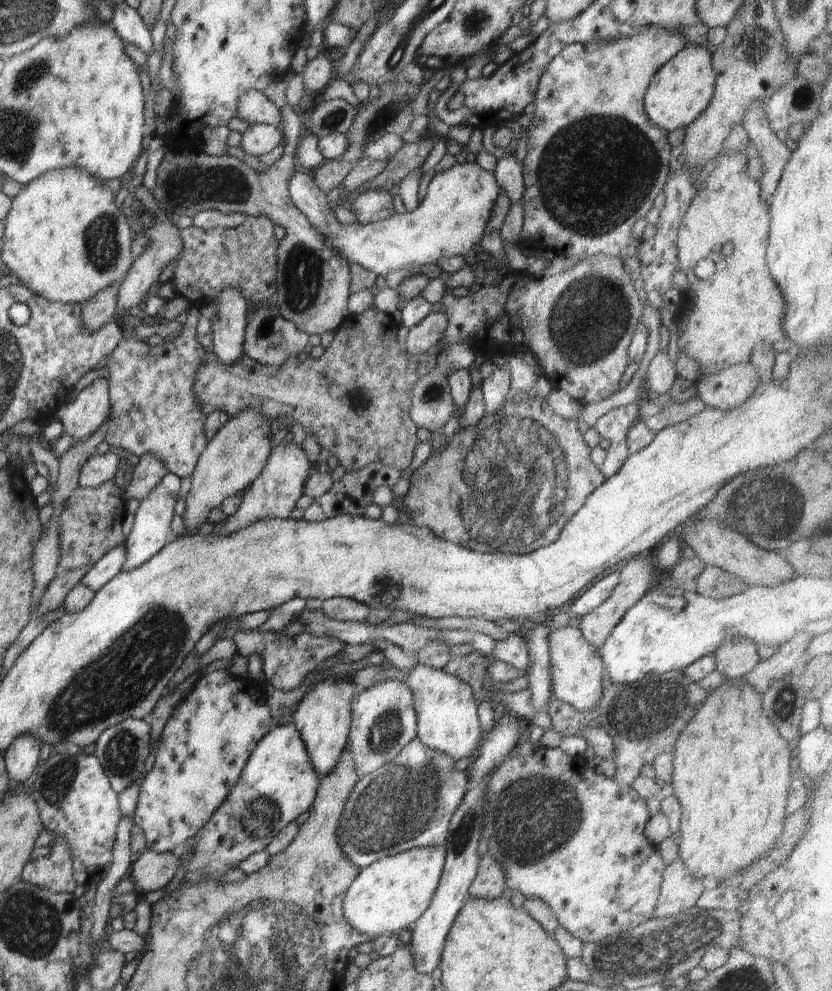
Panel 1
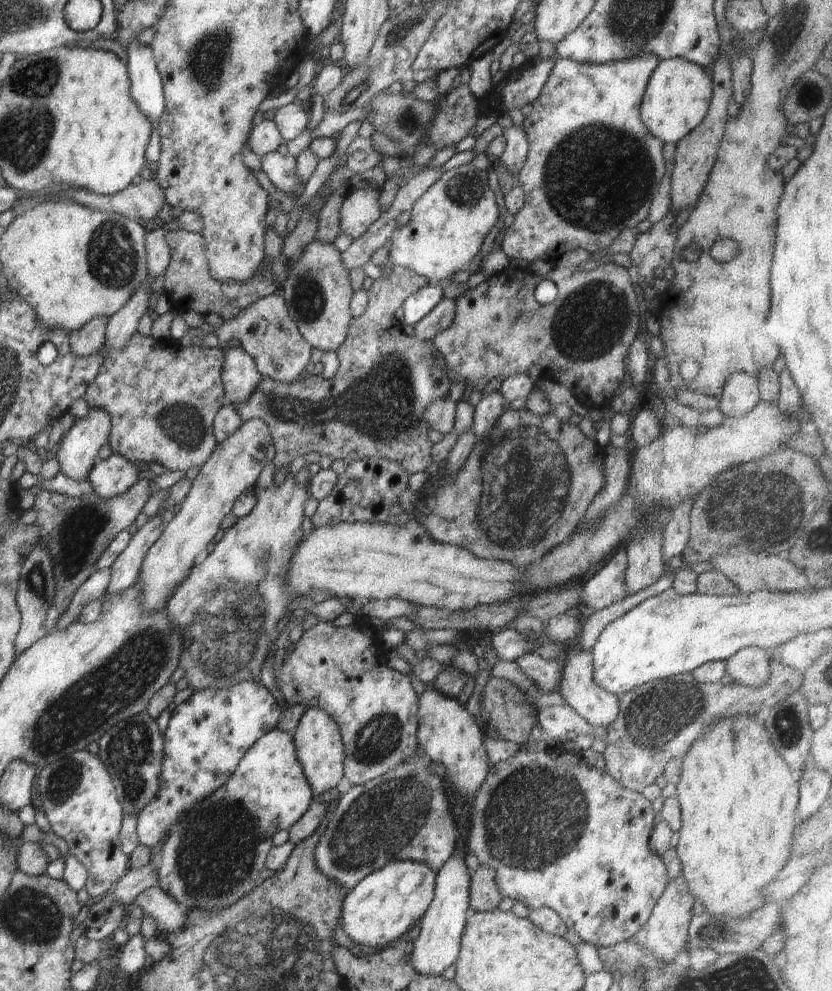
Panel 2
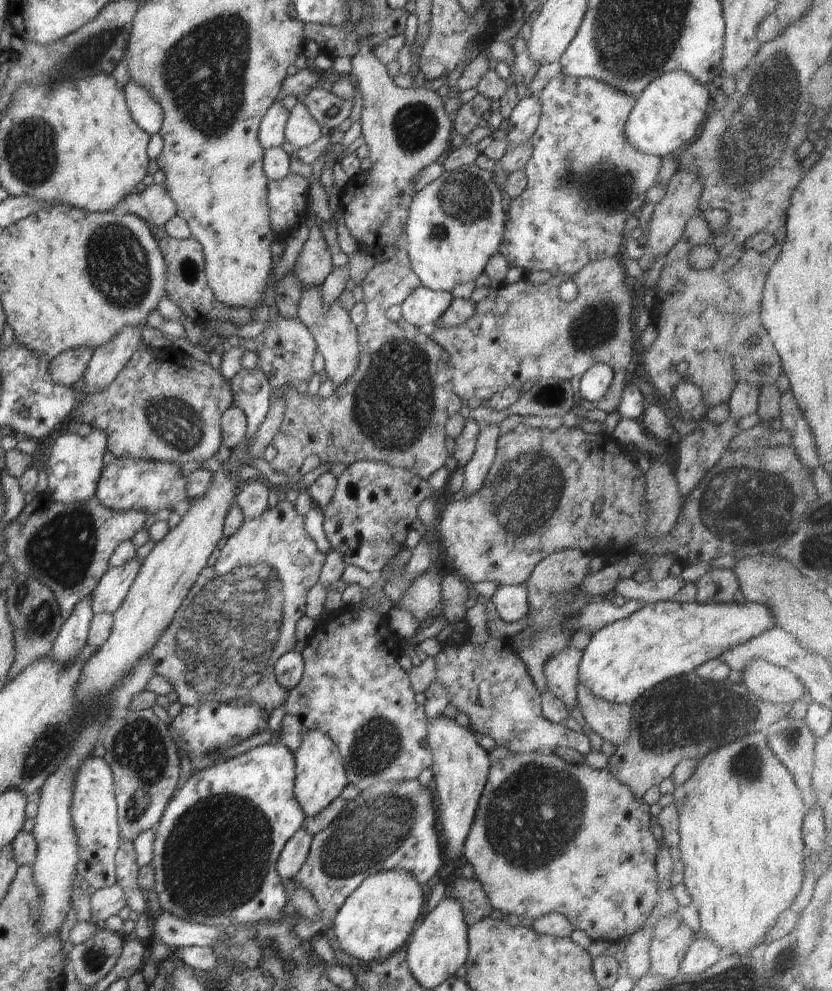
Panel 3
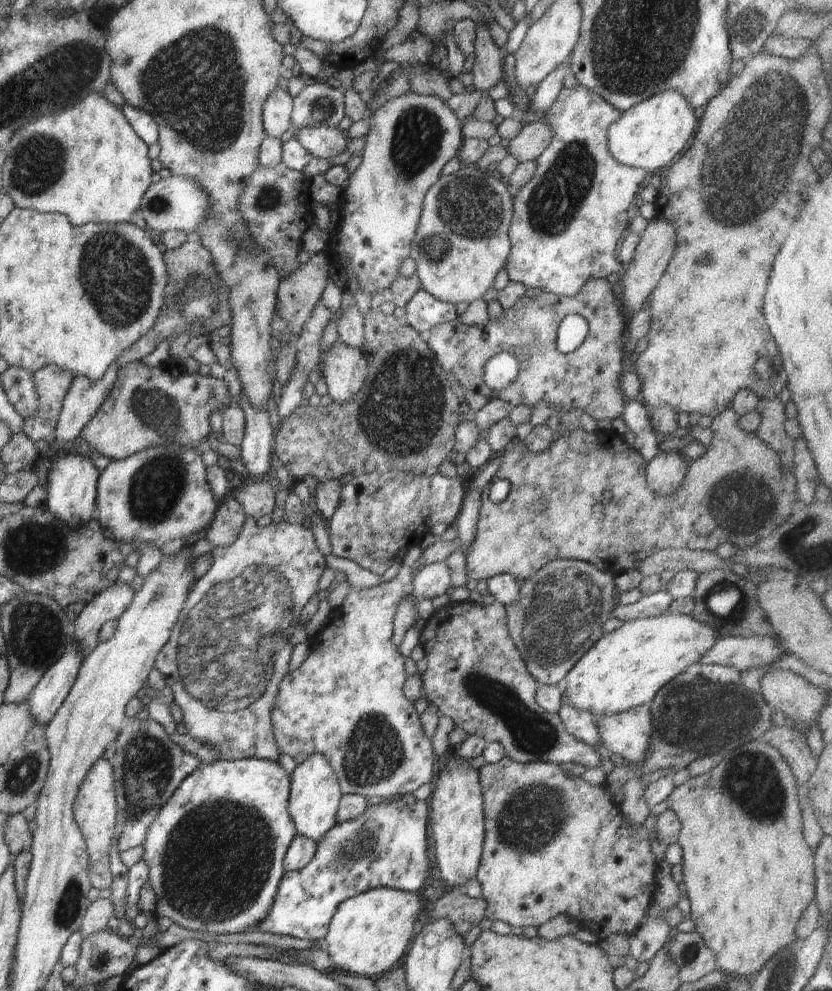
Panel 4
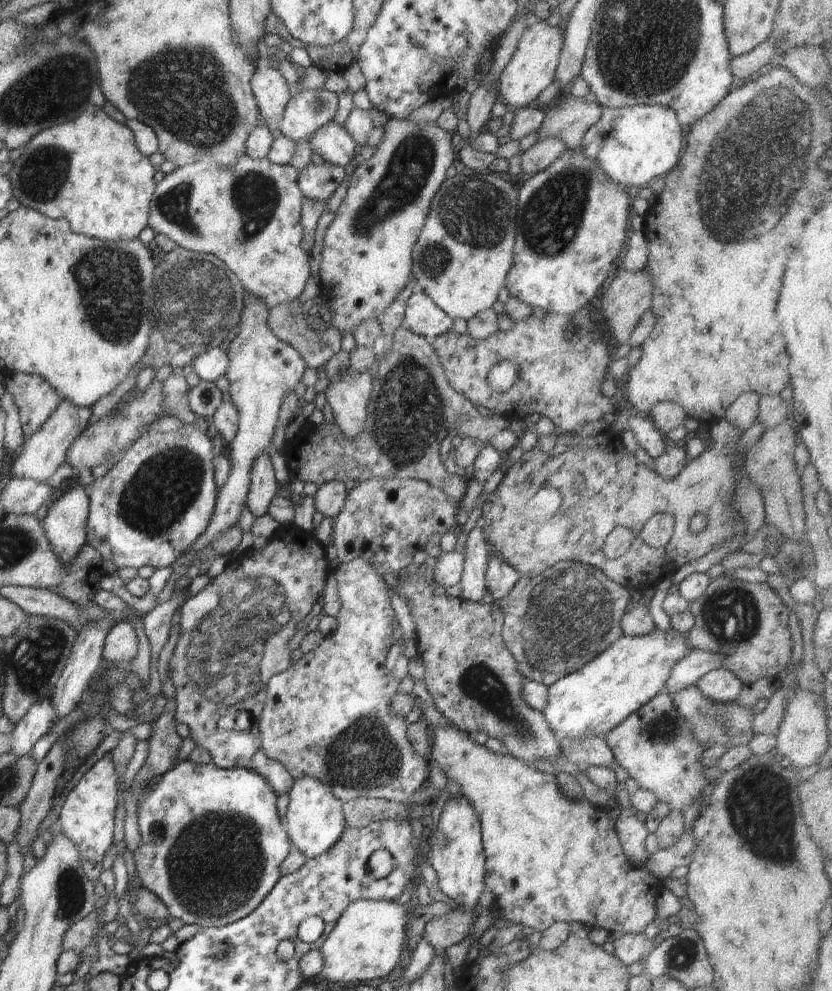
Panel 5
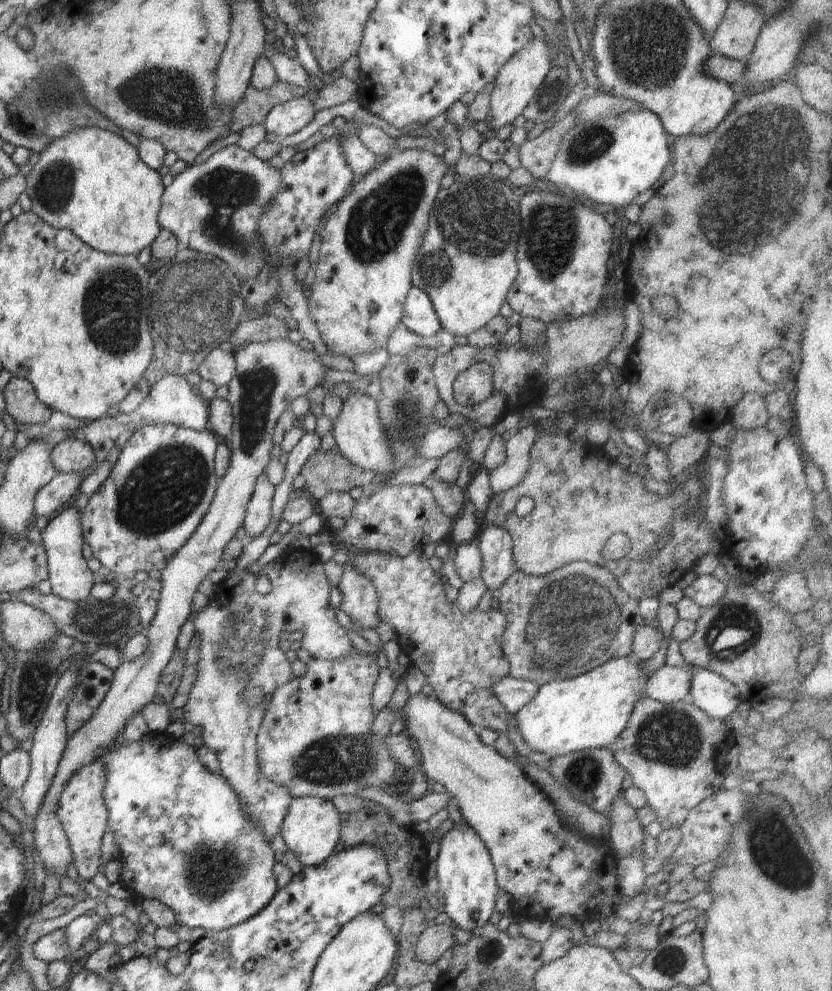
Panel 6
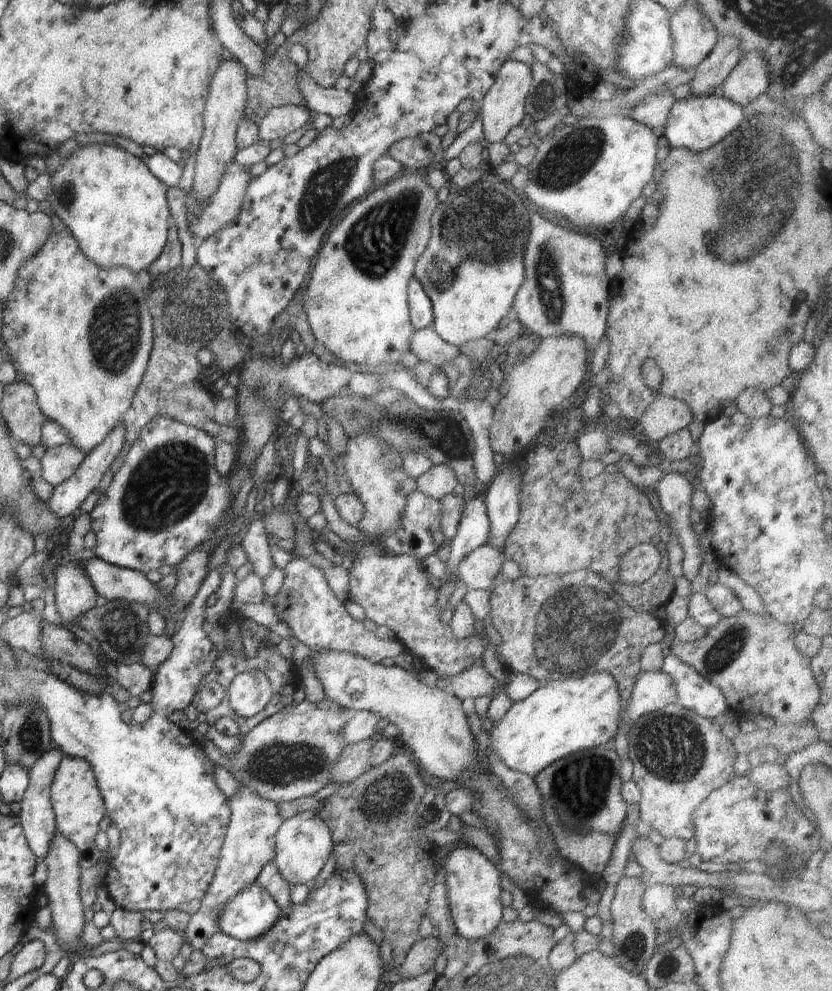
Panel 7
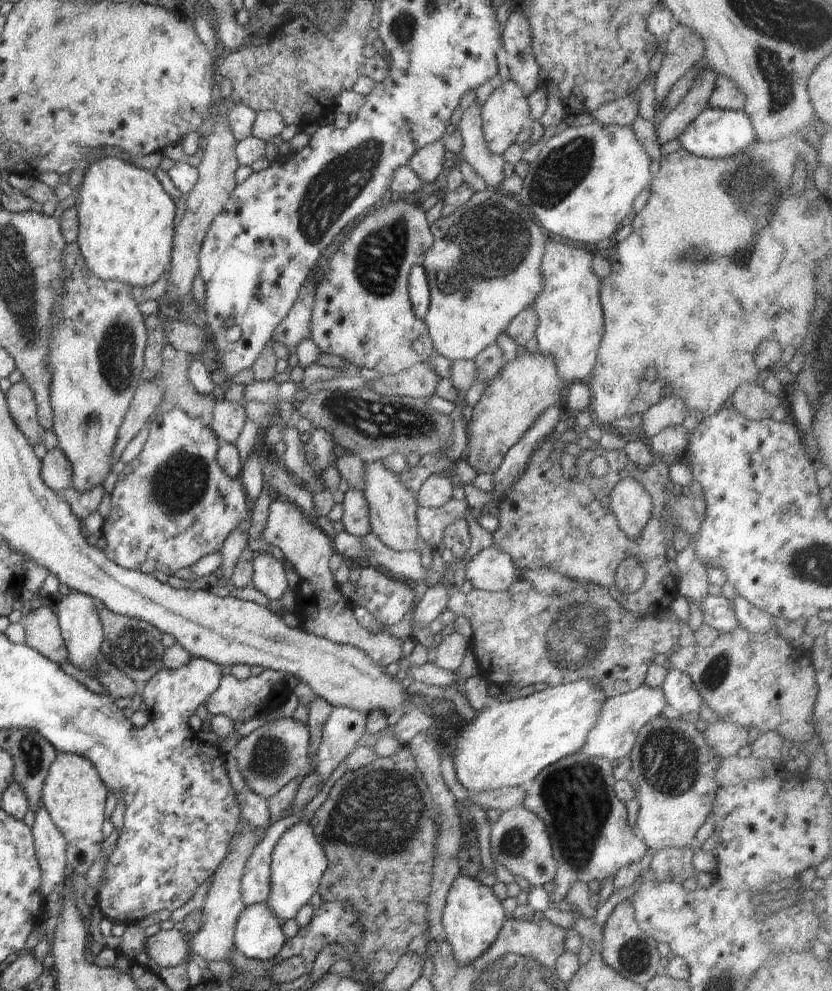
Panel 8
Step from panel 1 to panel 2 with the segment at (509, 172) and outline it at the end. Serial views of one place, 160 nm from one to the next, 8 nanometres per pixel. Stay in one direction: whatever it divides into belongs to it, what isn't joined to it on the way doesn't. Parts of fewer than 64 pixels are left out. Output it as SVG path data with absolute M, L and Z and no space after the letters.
M513 124L513 126L503 129L502 135L506 139L505 151L496 164L501 163L514 177L518 178L529 149L523 126L518 128Z

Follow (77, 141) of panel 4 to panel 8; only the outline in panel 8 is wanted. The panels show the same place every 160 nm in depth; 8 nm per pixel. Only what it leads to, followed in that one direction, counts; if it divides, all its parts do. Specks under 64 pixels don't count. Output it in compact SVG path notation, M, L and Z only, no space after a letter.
M104 157L97 161L91 162L84 172L80 187L76 188L77 213L79 220L79 234L77 245L80 249L80 254L85 260L88 267L98 278L105 281L120 281L134 287L147 287L153 285L156 280L163 275L163 272L168 270L171 262L171 252L173 249L173 240L175 235L175 202L171 196L164 190L160 181L155 177L155 174L148 169L143 169L132 165L128 161L123 161L117 157Z

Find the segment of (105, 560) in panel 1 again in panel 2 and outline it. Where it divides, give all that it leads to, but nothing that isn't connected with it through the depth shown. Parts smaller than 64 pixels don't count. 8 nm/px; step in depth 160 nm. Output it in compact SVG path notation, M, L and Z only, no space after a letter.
M111 568L98 569L91 574L74 593L67 611L59 618L54 628L61 629L77 620L82 607L89 602L104 598L111 577Z

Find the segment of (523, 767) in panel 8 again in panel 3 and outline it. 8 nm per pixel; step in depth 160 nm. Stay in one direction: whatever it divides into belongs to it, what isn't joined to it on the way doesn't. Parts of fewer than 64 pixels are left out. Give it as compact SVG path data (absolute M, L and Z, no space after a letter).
M674 598L640 607L626 619L613 622L591 636L579 664L578 680L596 696L611 703L631 704L644 692L663 680L691 673L701 664L718 659L730 649L738 649L745 642L760 636L775 626L770 609L752 598L745 603L679 603Z

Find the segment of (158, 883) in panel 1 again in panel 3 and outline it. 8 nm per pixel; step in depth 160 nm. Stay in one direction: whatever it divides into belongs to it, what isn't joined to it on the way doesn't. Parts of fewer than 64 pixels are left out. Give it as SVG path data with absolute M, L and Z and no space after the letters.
M116 882L91 895L91 918L99 925L104 925L108 917L118 914L125 906L127 898L124 889Z

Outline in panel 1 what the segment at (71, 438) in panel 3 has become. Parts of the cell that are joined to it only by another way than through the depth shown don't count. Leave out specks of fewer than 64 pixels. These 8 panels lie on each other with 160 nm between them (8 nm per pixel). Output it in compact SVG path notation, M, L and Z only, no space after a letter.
M99 377L82 389L71 403L60 407L55 412L55 417L60 418L64 432L72 436L75 443L77 440L87 439L93 432L96 432L98 427L108 420L110 409L107 380L104 377Z

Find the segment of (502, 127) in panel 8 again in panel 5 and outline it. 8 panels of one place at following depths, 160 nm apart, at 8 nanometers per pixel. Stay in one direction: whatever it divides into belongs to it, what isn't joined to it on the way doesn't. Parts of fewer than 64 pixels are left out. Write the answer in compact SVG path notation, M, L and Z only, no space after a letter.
M541 20L524 29L513 57L496 82L499 99L508 104L510 109L528 107L543 90L553 83L555 70L559 63L559 54L565 39L563 24L558 22L552 24L548 20Z

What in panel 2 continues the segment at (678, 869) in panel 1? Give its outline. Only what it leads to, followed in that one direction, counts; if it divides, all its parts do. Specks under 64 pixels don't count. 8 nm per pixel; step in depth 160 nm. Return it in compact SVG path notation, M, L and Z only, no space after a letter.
M682 874L669 881L662 896L654 906L648 922L644 925L642 946L646 952L656 955L659 961L668 964L674 962L676 956L685 951L687 928L693 917L691 910L694 901L696 901L695 896L690 892Z

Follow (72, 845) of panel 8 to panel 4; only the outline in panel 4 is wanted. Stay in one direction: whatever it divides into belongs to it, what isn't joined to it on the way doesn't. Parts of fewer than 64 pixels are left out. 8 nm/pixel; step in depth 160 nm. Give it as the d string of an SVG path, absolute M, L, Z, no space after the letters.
M99 758L88 771L80 785L76 800L73 802L73 817L87 844L89 852L88 876L91 886L109 888L112 884L110 873L110 848L116 832L116 813L118 812L115 793L113 768L110 761Z

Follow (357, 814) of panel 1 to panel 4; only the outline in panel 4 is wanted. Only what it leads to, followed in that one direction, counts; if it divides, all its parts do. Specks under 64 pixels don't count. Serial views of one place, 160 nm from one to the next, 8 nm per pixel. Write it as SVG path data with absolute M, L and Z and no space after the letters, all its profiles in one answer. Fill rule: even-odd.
M407 794L398 800L390 800L389 802L381 802L380 804L370 805L364 809L362 814L359 814L356 818L352 820L336 823L323 837L320 837L320 840L316 843L315 846L315 855L314 858L304 867L297 871L285 871L284 876L279 884L279 891L274 899L274 904L270 909L270 912L266 915L265 919L261 920L261 923L257 925L254 929L249 929L248 931L261 930L264 932L271 932L275 934L280 934L280 936L292 936L292 938L304 938L304 940L320 940L322 941L327 935L329 924L331 918L334 916L335 910L337 906L360 894L361 892L366 892L367 890L376 888L376 887L392 887L395 889L402 889L406 892L418 892L422 886L426 886L428 883L428 856L426 855L426 842L428 842L428 834L426 833L425 827L428 826L428 817L429 817L429 806L426 801L419 800L413 794ZM376 858L394 858L394 866L396 866L396 862L400 864L400 872L398 874L394 874L394 872L386 872L386 878L384 876L380 876L380 878L374 878L376 874L372 874L372 868L374 868L374 864L372 864L373 860Z

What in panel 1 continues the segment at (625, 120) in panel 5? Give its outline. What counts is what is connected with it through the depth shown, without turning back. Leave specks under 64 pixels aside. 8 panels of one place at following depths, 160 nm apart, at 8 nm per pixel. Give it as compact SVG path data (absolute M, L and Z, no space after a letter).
M688 45L652 76L643 98L643 105L646 116L664 132L669 133L676 128L688 126L708 108L716 80L710 54L711 47L708 45Z

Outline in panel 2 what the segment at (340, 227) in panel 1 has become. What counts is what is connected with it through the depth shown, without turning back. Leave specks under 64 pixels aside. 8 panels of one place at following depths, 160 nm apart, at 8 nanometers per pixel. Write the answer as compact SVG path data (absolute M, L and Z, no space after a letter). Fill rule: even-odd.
M277 151L261 156L260 168L278 190L292 196L301 186L297 173L297 158L291 154L281 156ZM467 163L439 175L438 180L426 188L426 192L413 204L411 218L404 226L398 227L388 244L389 259L393 265L409 268L425 276L430 284L447 278L459 270L468 270L472 259L480 251L480 245L498 218L498 204L494 192L488 185L487 172Z

